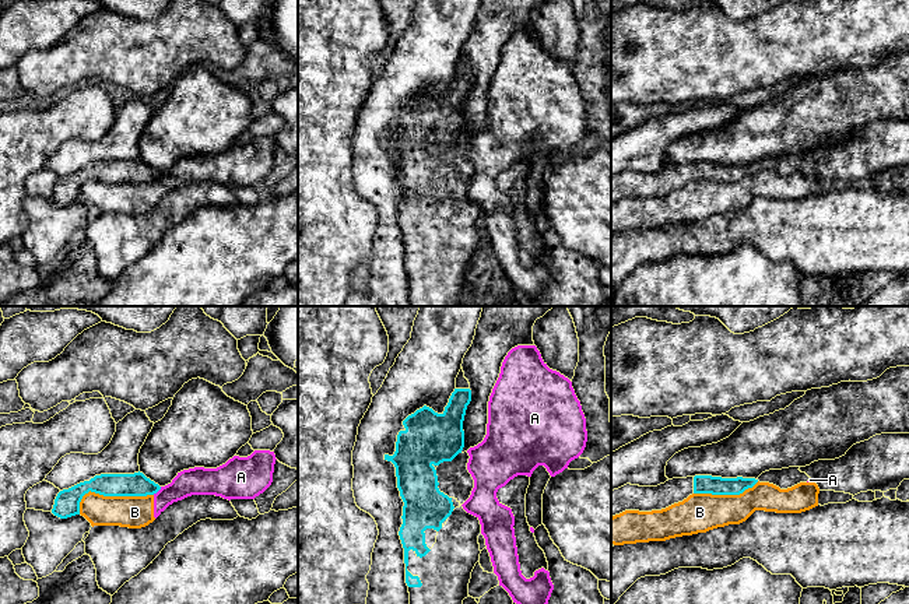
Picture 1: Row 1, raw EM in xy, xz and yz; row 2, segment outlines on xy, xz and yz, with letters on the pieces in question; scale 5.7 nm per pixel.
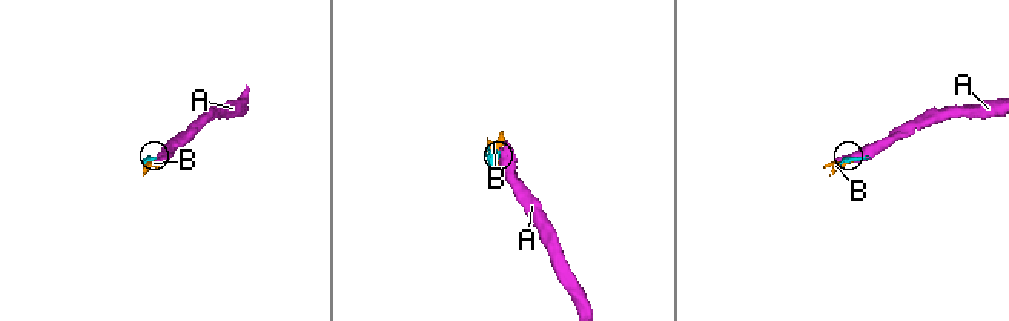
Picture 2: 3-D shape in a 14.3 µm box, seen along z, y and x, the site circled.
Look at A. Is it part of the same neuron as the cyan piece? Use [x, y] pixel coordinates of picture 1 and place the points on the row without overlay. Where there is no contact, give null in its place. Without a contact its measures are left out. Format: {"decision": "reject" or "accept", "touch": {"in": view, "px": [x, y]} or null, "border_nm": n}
{"decision": "reject", "touch": {"in": "xy", "px": [157, 178]}, "border_nm": 70}

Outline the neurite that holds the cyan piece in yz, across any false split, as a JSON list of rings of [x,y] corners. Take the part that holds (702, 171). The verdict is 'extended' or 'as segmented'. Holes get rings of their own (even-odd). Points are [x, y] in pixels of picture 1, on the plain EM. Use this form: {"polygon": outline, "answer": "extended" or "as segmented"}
{"polygon": [[[695,162],[673,165],[657,173],[627,171],[611,179],[611,204],[625,197],[661,197],[682,189],[692,180],[740,182],[757,169],[755,165]]], "answer": "extended"}

